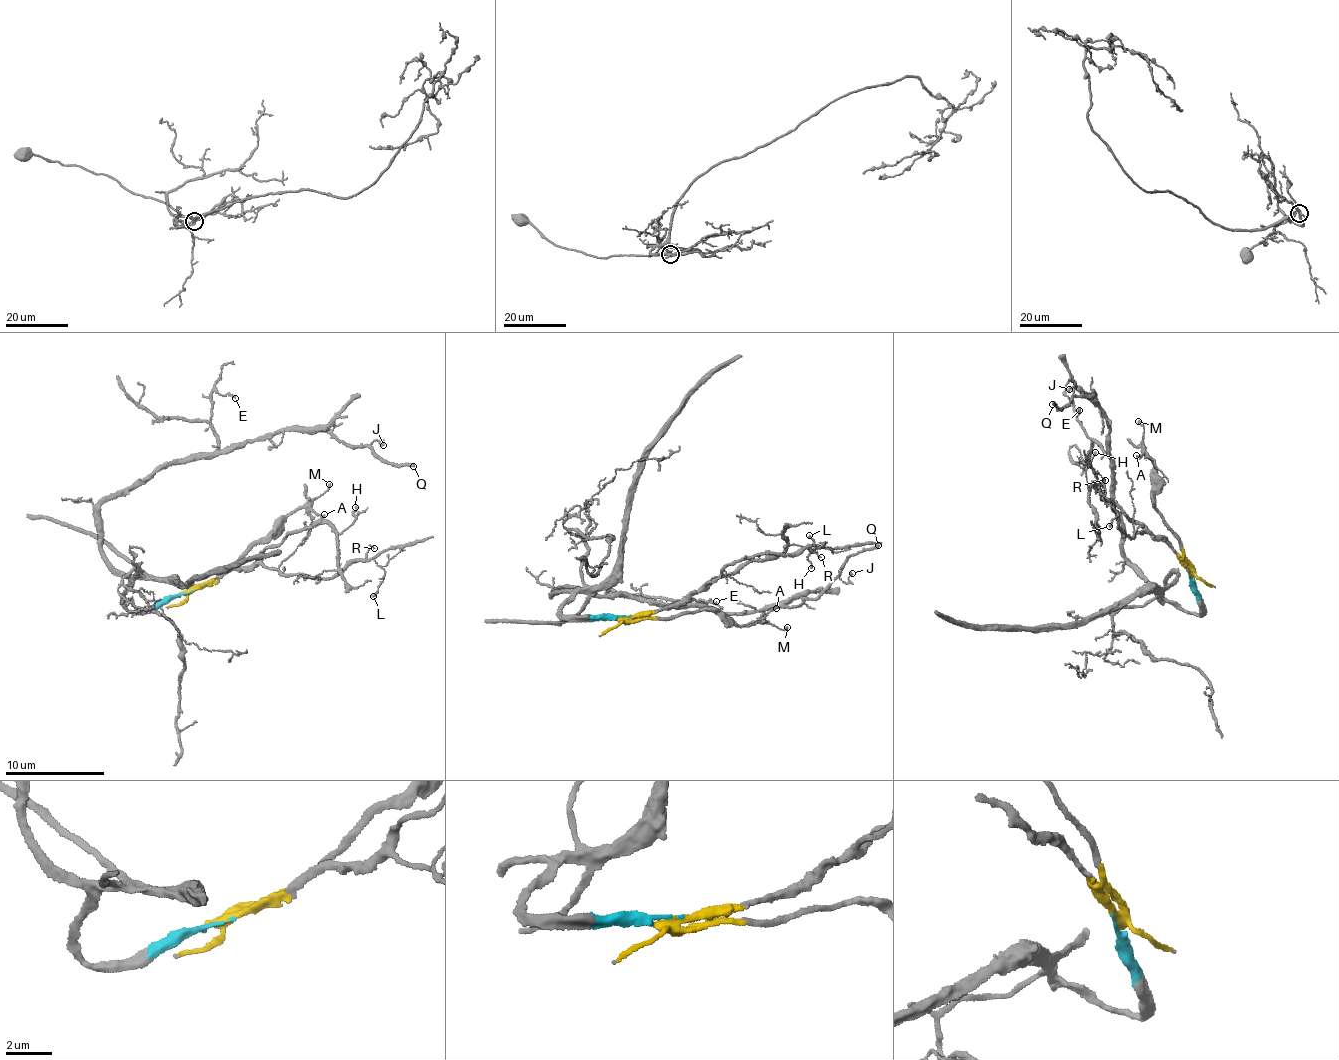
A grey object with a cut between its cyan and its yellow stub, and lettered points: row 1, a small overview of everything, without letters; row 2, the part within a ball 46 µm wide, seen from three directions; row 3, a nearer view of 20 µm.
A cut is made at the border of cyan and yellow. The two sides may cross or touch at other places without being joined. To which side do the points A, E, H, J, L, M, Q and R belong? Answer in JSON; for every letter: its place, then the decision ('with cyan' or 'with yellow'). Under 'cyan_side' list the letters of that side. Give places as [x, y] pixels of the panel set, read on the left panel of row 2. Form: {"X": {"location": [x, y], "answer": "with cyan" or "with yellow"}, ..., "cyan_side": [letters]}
{"A": {"location": [324, 514], "answer": "with yellow"}, "E": {"location": [235, 398], "answer": "with cyan"}, "H": {"location": [355, 507], "answer": "with yellow"}, "J": {"location": [383, 445], "answer": "with cyan"}, "L": {"location": [373, 596], "answer": "with yellow"}, "M": {"location": [329, 484], "answer": "with yellow"}, "Q": {"location": [413, 466], "answer": "with cyan"}, "R": {"location": [374, 548], "answer": "with yellow"}, "cyan_side": ["E", "J", "Q"]}

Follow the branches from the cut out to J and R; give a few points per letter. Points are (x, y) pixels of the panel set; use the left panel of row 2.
J: (185, 594), (126, 606), (128, 579), (103, 552), (103, 503), (169, 464), (281, 430), (384, 445)
R: (187, 592), (216, 585), (227, 573), (259, 564), (288, 574), (324, 578), (375, 548)

